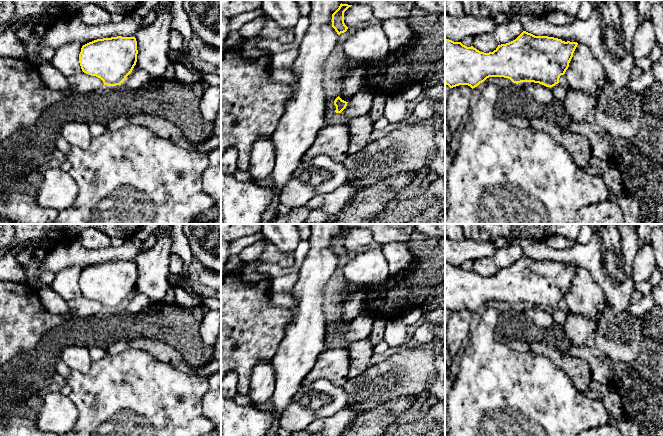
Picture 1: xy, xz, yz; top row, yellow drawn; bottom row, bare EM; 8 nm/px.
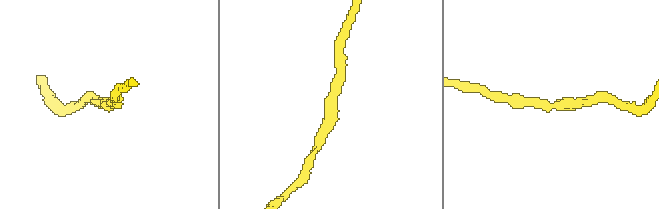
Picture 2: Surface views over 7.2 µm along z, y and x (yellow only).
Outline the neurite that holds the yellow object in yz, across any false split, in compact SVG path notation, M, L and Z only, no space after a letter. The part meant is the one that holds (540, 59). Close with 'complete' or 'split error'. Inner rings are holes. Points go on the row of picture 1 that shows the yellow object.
M523 31L515 40L498 45L493 52L484 53L473 46L467 47L445 38L445 84L450 88L468 85L473 89L489 77L504 77L516 84L534 82L551 88L565 74L577 45L577 42Z; complete

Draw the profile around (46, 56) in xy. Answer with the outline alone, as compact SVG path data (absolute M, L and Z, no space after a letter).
M46 48L44 51L40 54L40 62L41 63L46 63L46 62L51 62L51 59L53 58L55 54L55 50Z

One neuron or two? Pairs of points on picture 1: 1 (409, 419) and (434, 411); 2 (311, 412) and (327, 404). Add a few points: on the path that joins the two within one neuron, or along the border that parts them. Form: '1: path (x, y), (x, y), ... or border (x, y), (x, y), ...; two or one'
1: path (415, 418), (428, 417); one
2: path (315, 410), (323, 404); one

